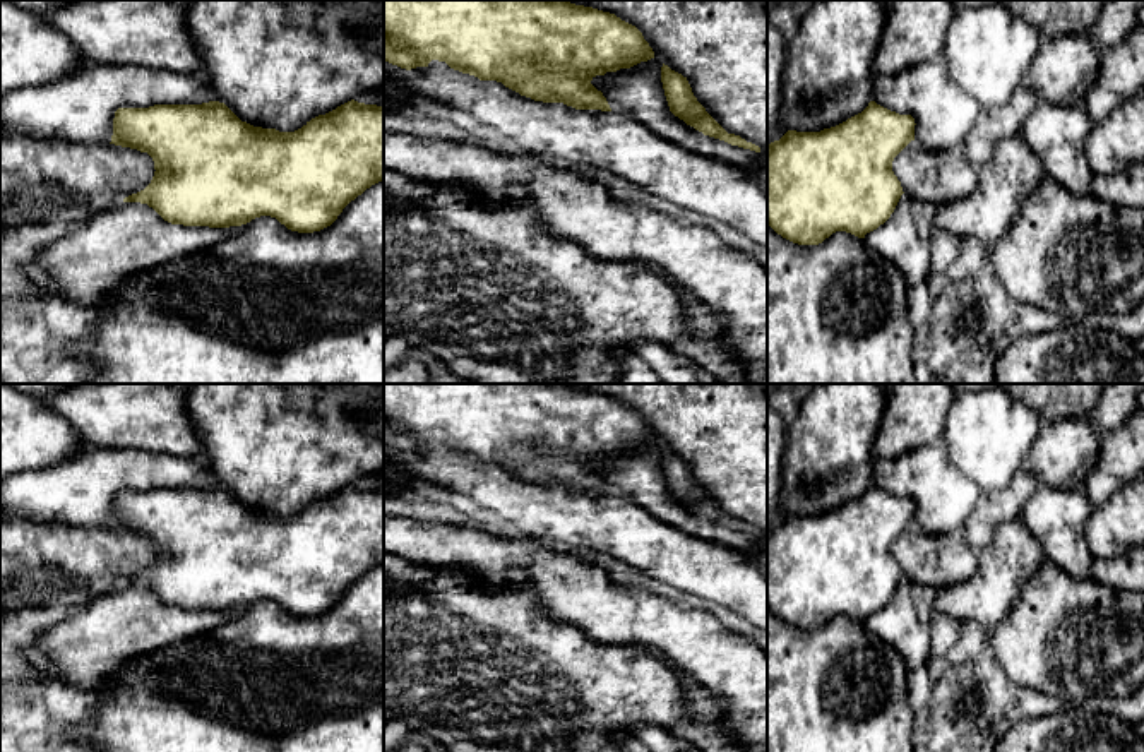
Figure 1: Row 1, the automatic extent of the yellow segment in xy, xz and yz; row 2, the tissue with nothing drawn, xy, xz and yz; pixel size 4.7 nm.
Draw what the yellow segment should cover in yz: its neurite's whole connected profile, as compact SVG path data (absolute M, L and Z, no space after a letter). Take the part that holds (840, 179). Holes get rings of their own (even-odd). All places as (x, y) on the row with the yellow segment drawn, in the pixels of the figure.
M870 101L861 113L836 127L820 132L788 130L767 146L767 224L798 245L819 245L836 231L865 238L891 218L904 194L892 171L892 161L915 140L915 125L911 115L899 115Z

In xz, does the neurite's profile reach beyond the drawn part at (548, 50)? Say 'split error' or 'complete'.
complete

